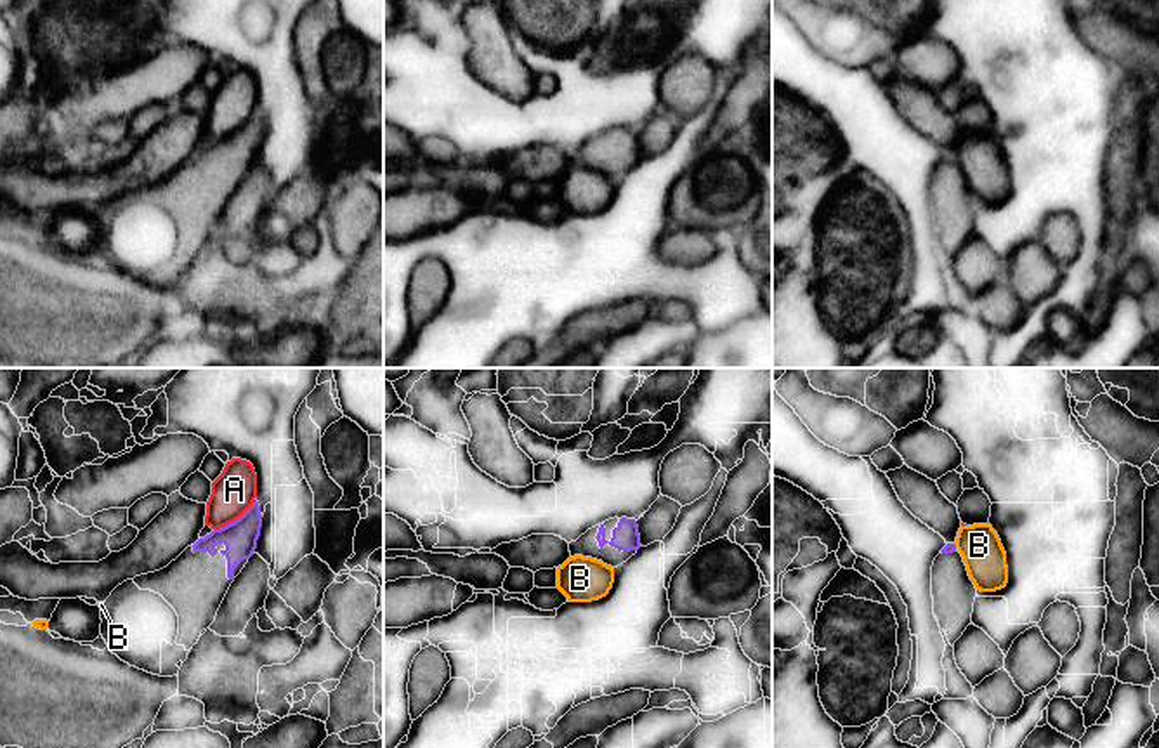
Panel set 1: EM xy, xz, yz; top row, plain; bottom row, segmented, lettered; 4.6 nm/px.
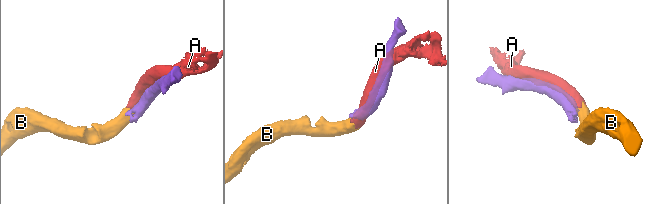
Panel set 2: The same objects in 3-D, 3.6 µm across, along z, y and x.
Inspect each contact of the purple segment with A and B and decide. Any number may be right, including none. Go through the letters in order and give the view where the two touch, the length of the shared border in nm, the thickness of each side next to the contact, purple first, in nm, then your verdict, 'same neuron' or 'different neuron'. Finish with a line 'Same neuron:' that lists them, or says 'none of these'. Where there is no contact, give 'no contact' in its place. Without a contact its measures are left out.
A: contact in xy; length 240 nm; calibres 160 and 200 nm; different neuron
B: contact in yz; length 30 nm; calibres 50 and 190 nm; different neuron
Same neuron: none of these

